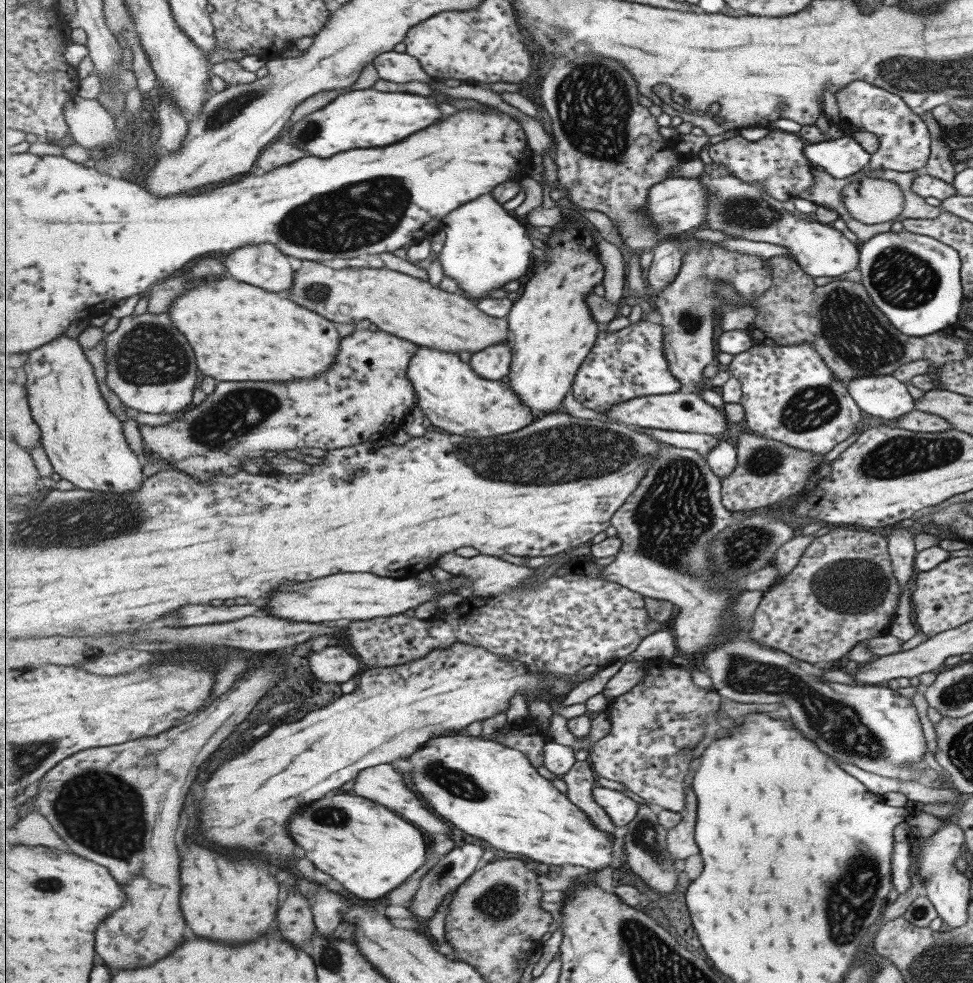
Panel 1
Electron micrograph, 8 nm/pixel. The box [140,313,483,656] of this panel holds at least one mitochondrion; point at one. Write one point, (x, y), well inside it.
(221, 428)

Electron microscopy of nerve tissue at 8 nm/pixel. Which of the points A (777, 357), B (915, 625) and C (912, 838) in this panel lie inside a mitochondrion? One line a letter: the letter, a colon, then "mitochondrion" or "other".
A: other
B: other
C: other

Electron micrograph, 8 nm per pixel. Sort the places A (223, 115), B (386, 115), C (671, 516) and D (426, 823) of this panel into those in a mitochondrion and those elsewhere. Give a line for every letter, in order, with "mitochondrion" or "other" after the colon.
A: mitochondrion
B: other
C: mitochondrion
D: other

